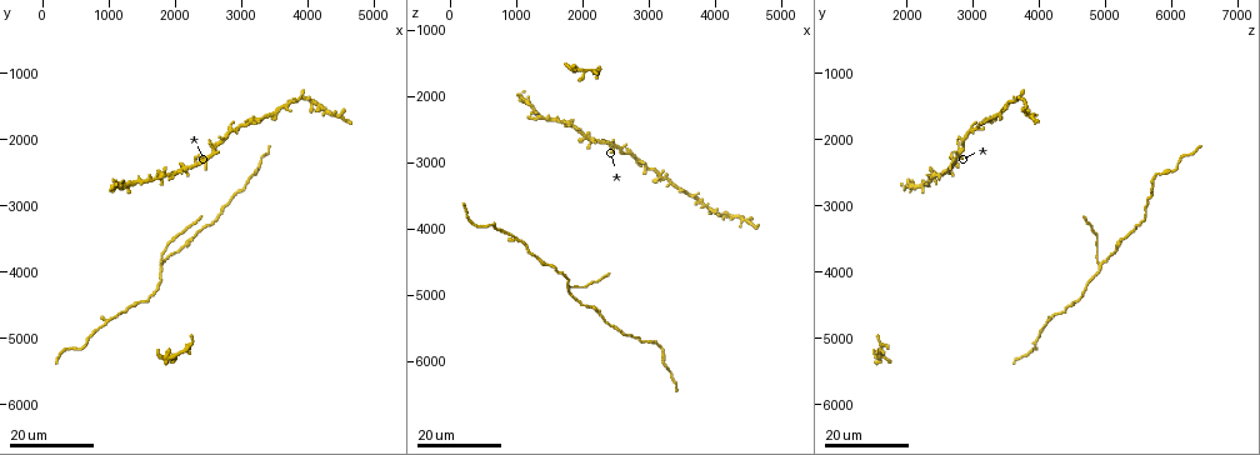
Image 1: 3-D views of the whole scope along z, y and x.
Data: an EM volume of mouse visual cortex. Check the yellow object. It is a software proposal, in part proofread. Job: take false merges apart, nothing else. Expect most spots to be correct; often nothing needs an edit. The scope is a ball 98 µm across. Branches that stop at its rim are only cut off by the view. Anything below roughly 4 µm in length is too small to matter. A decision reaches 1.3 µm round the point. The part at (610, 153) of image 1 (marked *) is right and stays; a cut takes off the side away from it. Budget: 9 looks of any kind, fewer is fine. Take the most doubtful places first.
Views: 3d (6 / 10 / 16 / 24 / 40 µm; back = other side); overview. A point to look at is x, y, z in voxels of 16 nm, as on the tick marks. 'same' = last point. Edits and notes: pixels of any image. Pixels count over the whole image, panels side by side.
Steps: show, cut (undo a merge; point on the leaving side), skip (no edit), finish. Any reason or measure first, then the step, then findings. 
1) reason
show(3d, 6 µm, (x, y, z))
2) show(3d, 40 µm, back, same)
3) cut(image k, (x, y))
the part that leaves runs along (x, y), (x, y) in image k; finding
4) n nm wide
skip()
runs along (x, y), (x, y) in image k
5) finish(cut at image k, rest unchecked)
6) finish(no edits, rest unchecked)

four arms meet
show(3d, 16 µm, (1300, 2750, 2200))

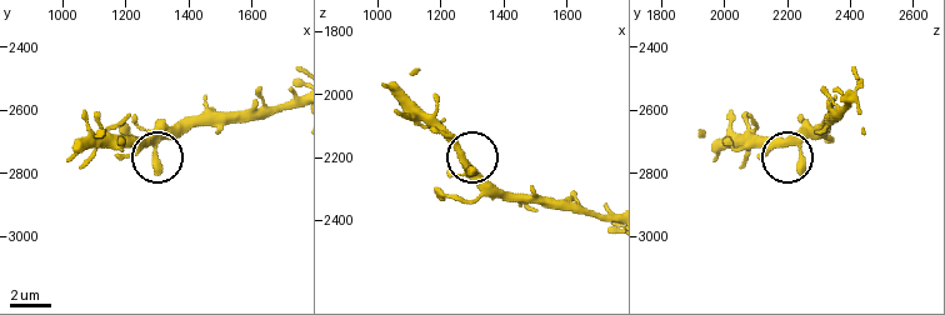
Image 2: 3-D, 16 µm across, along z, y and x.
zoom in
show(3d, 10 µm, (1280, 2710, 2240))

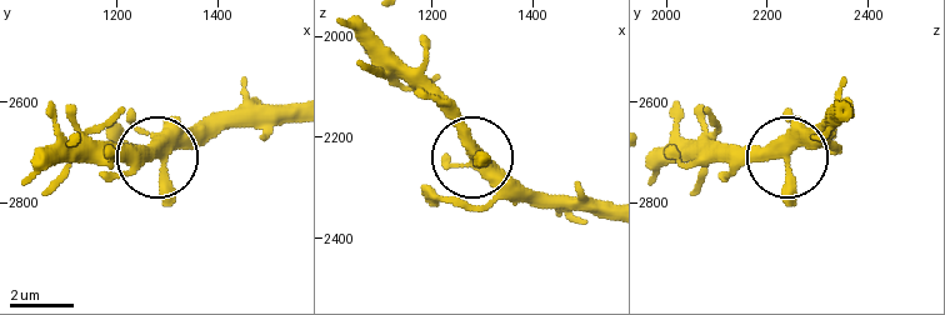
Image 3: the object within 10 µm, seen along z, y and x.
4 arms
skip()
runs along (849, 106), (785, 153), (723, 155) in image 3; all the same cell

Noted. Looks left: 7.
arms part here
show(3d, 16 µm, (1750, 3900, 4950))

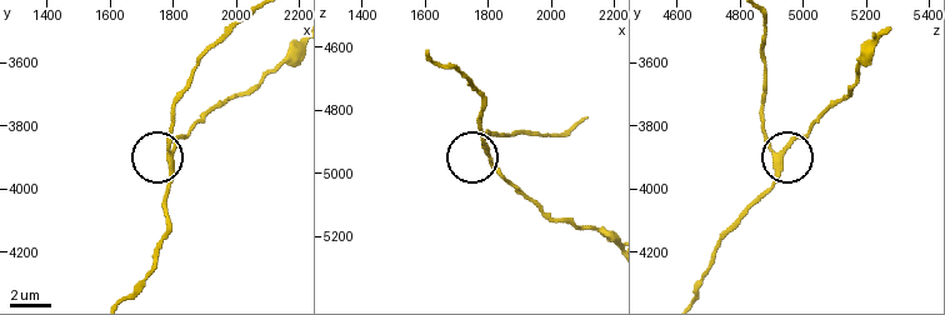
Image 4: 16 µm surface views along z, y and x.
show(3d, 6 µm, (1790, 3900, 4930))

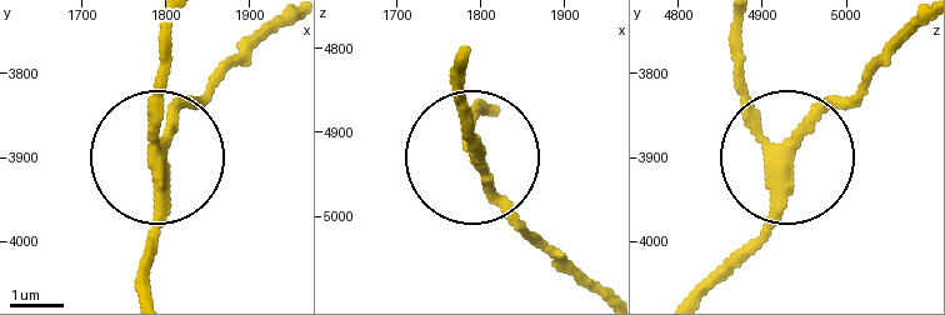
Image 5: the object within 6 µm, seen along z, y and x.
skip()
one cell here

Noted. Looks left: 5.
side arm on a straight run
show(3d, 16 µm, (2550, 2300, 2700))

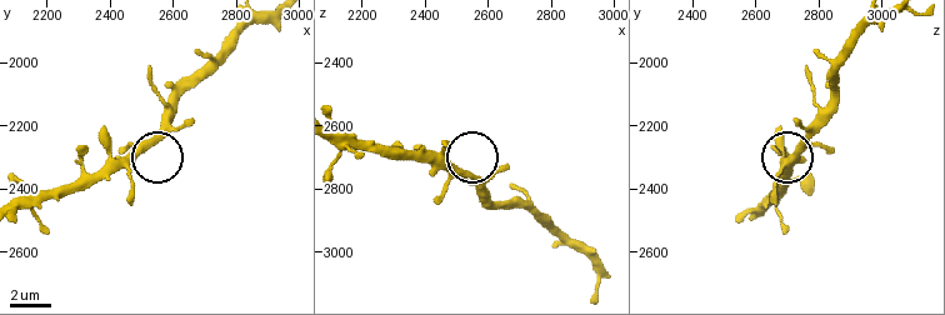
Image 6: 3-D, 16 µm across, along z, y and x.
show(3d, 10 µm, (2490, 2280, 2740))

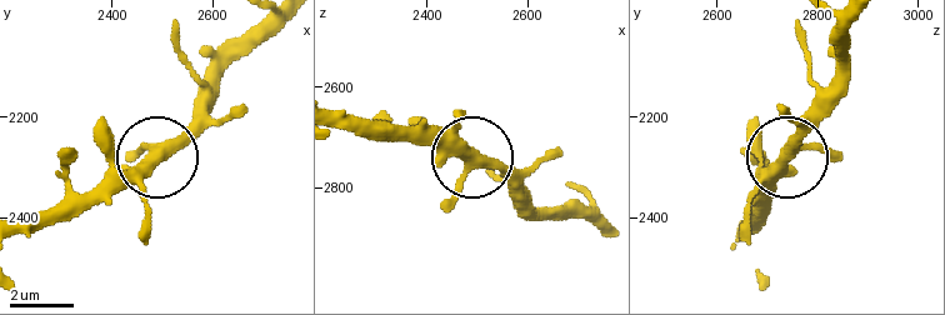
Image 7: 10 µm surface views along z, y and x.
side arm 49 µm
skip()
runs along (836, 159), (815, 146), (791, 146), (829, 100) in image 7; all the same cell

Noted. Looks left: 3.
sudden change in width
show(3d, 24 µm, (3250, 2500, 6050))

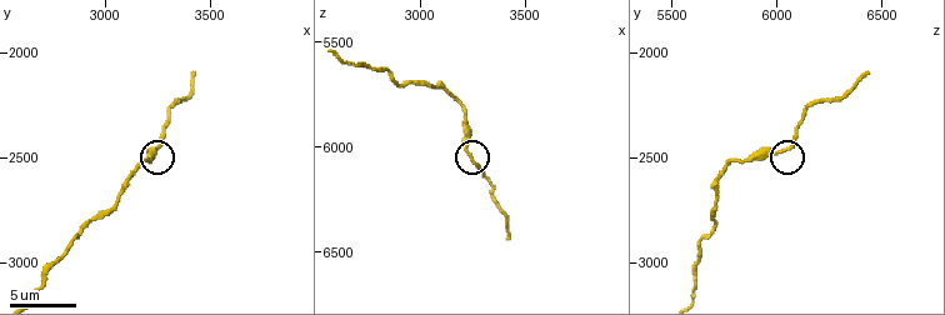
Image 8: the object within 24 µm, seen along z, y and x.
zoom in
show(3d, 6 µm, (3230, 2480, 6000))

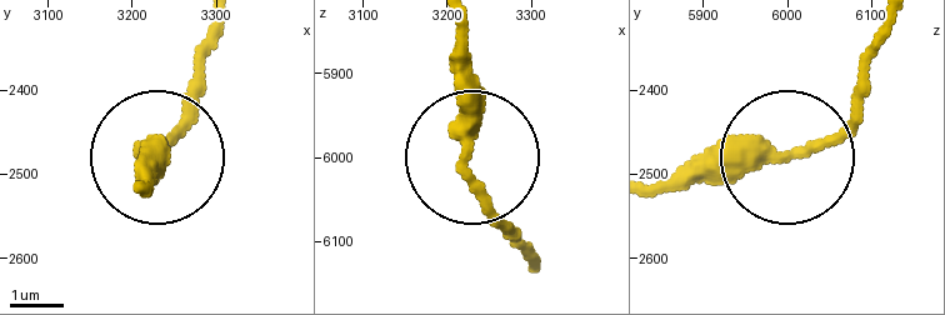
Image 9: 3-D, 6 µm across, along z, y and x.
skip()
runs along (139, 185), (201, 83) in image 9; all the same cell

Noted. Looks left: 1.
finish(no edits, rest unchecked)

